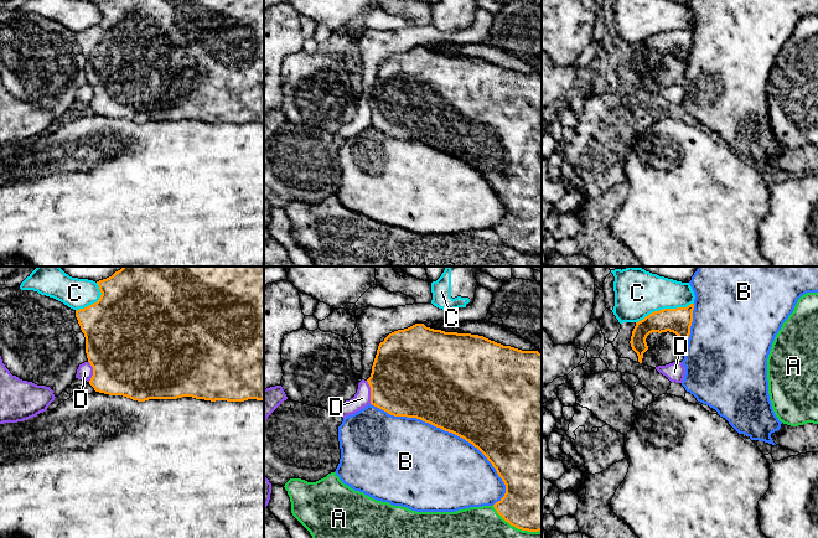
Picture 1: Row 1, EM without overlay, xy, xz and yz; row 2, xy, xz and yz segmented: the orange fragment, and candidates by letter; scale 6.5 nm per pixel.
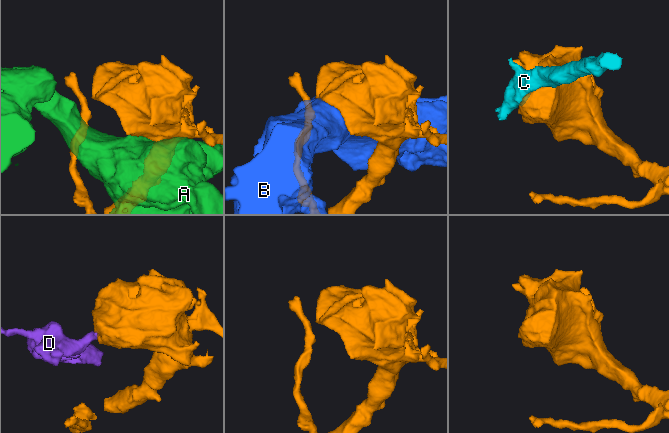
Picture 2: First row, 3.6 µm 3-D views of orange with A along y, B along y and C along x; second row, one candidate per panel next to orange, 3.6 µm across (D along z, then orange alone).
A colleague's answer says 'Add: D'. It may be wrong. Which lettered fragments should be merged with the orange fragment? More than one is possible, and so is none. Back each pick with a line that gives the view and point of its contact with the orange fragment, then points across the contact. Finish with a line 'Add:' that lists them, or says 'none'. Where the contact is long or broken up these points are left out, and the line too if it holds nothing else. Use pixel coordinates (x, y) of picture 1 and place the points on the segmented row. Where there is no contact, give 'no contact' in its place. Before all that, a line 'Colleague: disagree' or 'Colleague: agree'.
Colleague: disagree
Add: none

